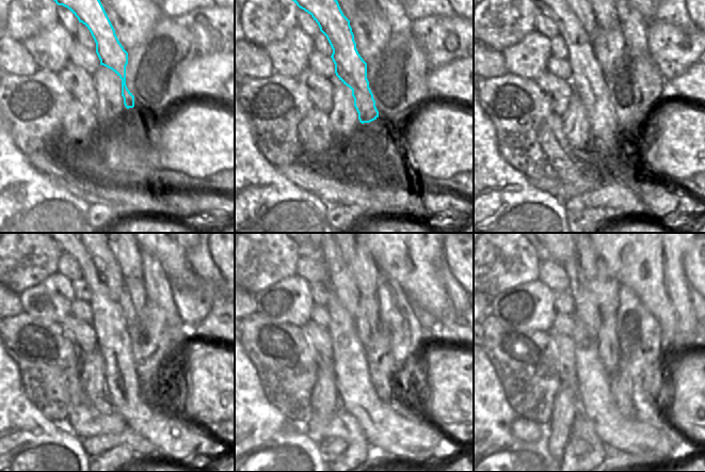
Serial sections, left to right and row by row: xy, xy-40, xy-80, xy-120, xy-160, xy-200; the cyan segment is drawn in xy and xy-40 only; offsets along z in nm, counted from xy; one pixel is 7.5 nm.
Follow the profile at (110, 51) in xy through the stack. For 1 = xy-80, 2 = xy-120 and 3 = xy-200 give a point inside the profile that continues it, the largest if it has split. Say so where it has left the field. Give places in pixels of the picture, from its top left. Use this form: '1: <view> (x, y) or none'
1: xy-80 (588, 81)
2: xy-120 (161, 428)
3: xy-200 (617, 433)

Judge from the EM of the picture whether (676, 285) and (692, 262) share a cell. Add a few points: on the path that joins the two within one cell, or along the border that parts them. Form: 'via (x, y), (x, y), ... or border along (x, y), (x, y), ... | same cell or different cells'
border along (687, 249), (683, 266), (684, 274), (690, 285) | different cells

